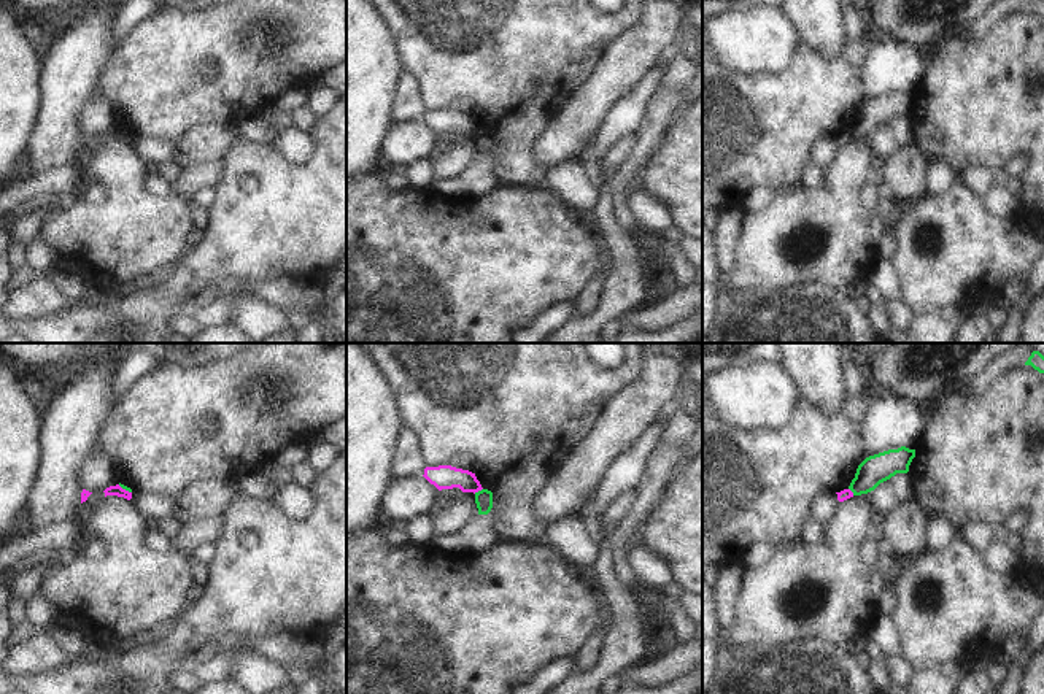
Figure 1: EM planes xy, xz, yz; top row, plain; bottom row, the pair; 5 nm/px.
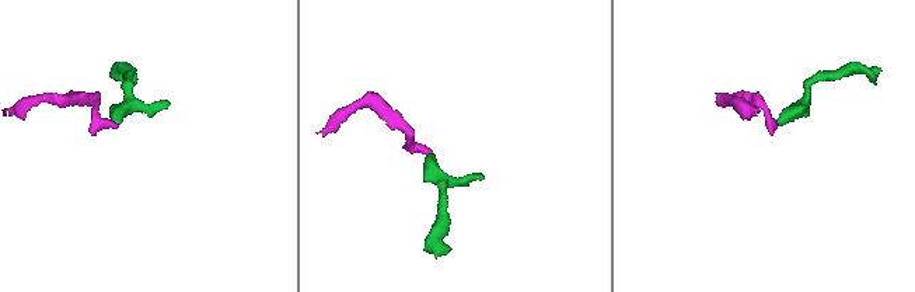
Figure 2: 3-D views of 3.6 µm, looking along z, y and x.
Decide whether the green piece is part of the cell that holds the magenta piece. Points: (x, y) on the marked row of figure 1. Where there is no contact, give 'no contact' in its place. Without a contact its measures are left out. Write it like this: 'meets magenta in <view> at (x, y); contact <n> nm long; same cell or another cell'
meets magenta in xz at (477, 491); contact 50 nm long; another cell

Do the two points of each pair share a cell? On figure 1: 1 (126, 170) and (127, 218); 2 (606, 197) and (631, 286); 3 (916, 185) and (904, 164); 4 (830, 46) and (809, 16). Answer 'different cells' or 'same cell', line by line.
1: same cell
2: same cell
3: same cell
4: same cell

